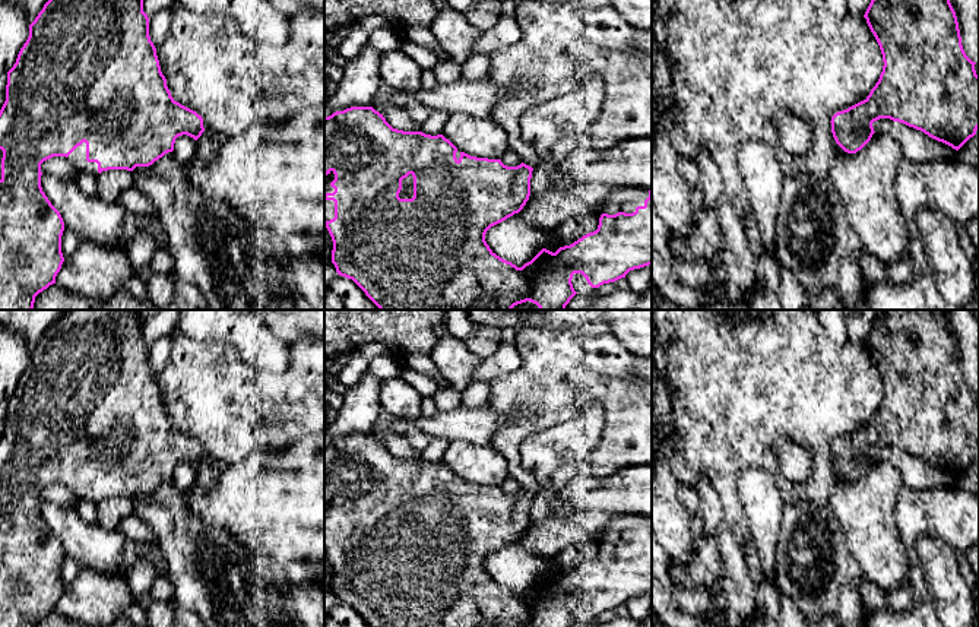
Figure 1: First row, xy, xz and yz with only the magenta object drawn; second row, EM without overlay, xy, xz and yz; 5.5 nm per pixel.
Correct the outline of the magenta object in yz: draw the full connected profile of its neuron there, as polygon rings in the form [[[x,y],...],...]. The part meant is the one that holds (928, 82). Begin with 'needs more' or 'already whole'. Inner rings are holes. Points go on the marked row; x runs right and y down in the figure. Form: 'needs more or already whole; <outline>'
already whole; [[[871,0],[864,18],[881,54],[883,72],[869,95],[831,117],[836,143],[856,153],[872,137],[872,123],[890,118],[959,151],[979,129],[979,76],[961,45],[950,0]]]

